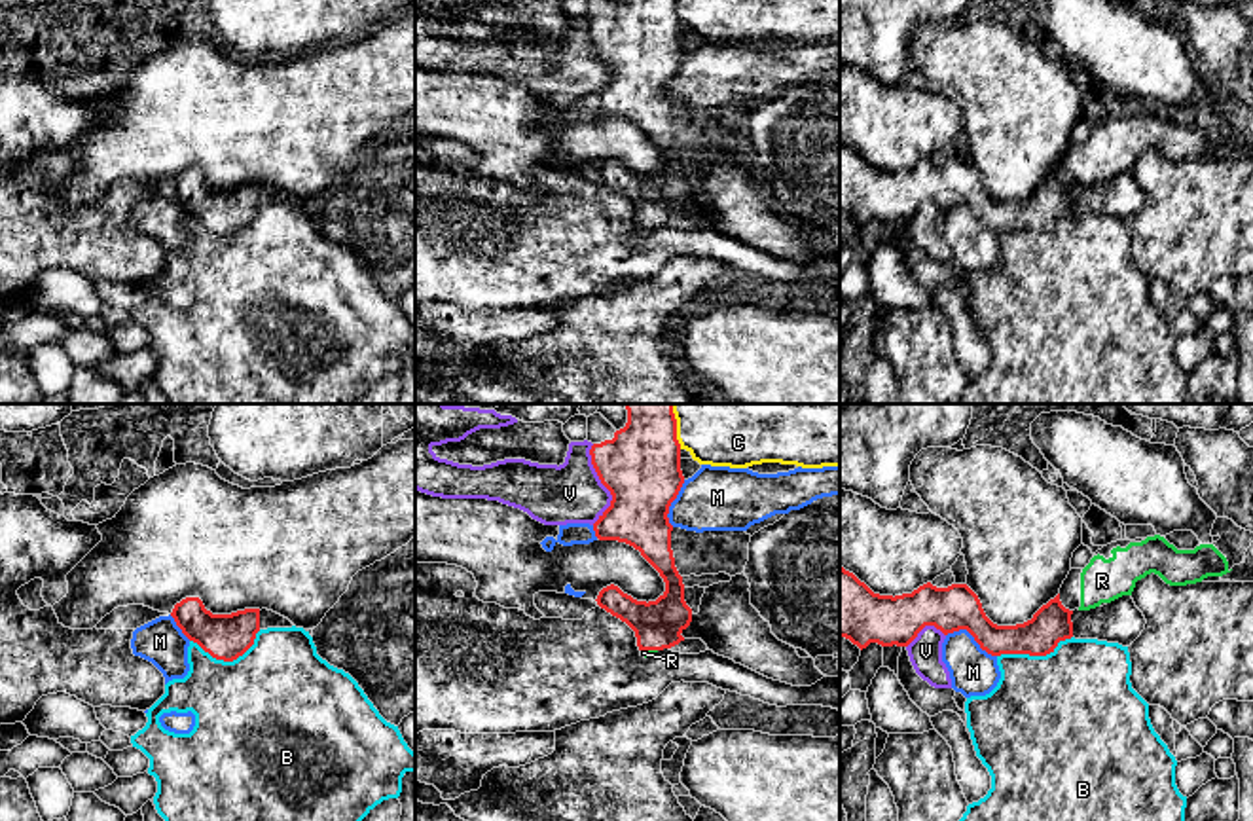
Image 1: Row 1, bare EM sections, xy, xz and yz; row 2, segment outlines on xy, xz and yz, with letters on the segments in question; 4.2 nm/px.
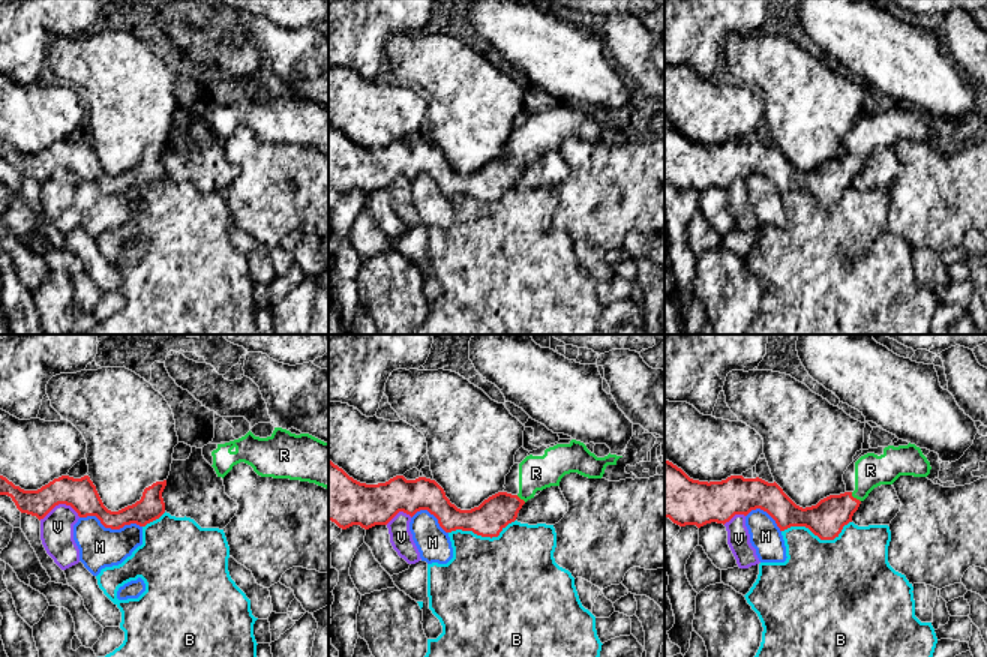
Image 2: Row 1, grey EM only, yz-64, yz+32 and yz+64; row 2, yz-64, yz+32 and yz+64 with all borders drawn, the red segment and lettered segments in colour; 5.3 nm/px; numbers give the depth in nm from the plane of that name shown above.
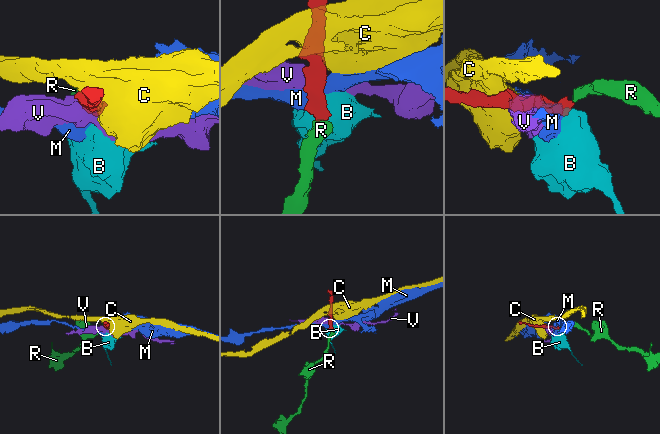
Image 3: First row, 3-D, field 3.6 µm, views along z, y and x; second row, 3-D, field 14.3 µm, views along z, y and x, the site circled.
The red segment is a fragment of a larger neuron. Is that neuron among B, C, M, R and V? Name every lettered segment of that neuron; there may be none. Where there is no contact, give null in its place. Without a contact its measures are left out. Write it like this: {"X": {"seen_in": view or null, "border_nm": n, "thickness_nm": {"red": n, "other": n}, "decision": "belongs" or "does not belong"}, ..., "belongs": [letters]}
{"B": {"seen_in": "yz", "border_nm": 340, "thickness_nm": {"red": 160, "other": 480}, "decision": "does not belong"}, "C": {"seen_in": "xz", "border_nm": 200, "thickness_nm": {"red": 340, "other": 480}, "decision": "does not belong"}, "M": {"seen_in": "yz", "border_nm": 240, "thickness_nm": {"red": 190, "other": 200}, "decision": "does not belong"}, "R": {"seen_in": "xz", "border_nm": 70, "thickness_nm": {"red": 200, "other": 30}, "decision": "belongs"}, "V": {"seen_in": "xz", "border_nm": 340, "thickness_nm": {"red": 340, "other": 260}, "decision": "does not belong"}, "belongs": ["R"]}

